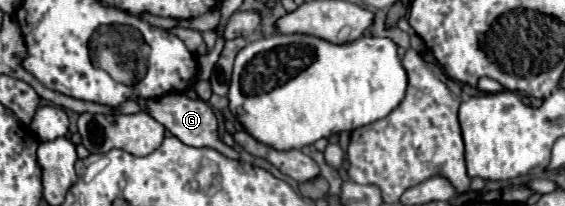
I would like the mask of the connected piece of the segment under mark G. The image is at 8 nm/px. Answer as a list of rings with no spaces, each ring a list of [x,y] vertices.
[[[166,94],[162,98],[150,98],[146,100],[146,112],[154,116],[168,132],[172,132],[180,142],[194,146],[194,148],[214,148],[220,154],[228,158],[240,158],[238,152],[234,152],[230,146],[226,146],[218,136],[218,120],[204,100],[192,100],[186,94]]]

